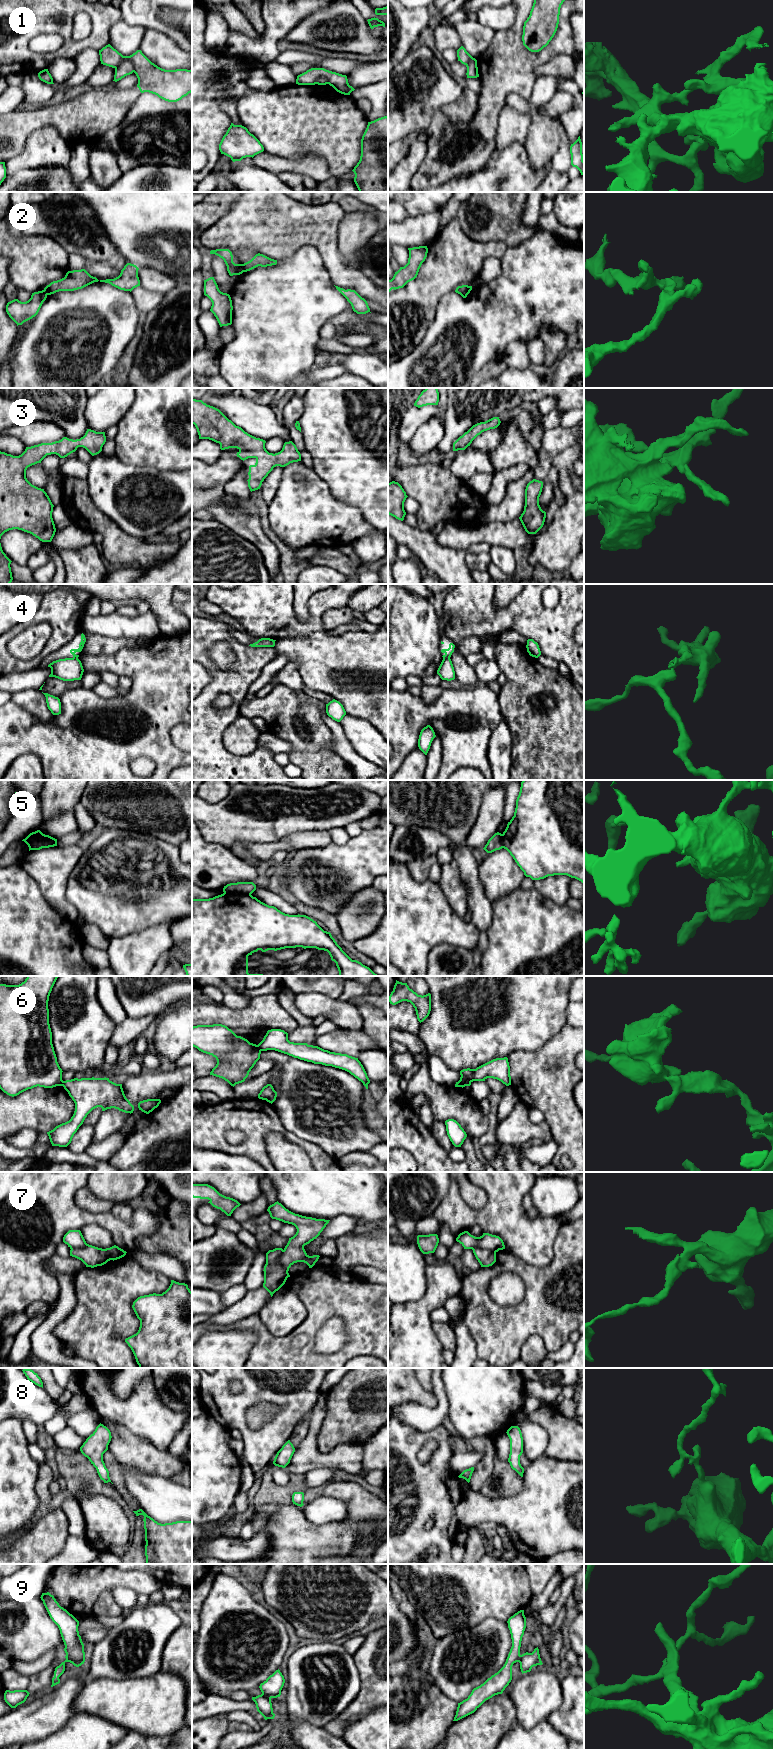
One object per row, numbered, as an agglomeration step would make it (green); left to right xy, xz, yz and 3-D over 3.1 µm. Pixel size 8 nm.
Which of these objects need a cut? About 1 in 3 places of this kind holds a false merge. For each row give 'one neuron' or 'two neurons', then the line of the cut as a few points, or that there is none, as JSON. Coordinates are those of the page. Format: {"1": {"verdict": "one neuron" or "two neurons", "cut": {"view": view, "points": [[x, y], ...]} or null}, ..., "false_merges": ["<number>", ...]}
{"1": {"verdict": "two neurons", "cut": {"view": "xy", "points": [[115, 68], [122, 61], [128, 60], [132, 64], [134, 71]]}}, "2": {"verdict": "two neurons", "cut": {"view": "xz", "points": [[241, 264], [243, 271]]}}, "3": {"verdict": "one neuron", "cut": null}, "4": {"verdict": "two neurons", "cut": {"view": "yz", "points": [[443, 657], [449, 658]]}}, "5": {"verdict": "two neurons", "cut": {"view": "xy", "points": [[49, 837], [46, 843], [35, 844], [33, 849]]}}, "6": {"verdict": "two neurons", "cut": {"view": "xz", "points": [[257, 1045], [261, 1050]]}}, "7": {"verdict": "two neurons", "cut": {"view": "xz", "points": [[282, 1250], [278, 1264], [287, 1272]]}}, "8": {"verdict": "one neuron", "cut": null}, "9": {"verdict": "one neuron", "cut": null}, "false_merges": ["1", "2", "4", "5", "6", "7"]}

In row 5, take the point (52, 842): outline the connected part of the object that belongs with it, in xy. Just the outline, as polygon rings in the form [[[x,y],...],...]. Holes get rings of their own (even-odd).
[[[46,835],[49,840],[48,840],[48,843],[45,844],[45,845],[38,845],[38,844],[35,844],[34,845],[34,850],[40,850],[42,848],[49,848],[49,847],[54,847],[54,846],[57,846],[57,839],[49,836],[49,835]]]

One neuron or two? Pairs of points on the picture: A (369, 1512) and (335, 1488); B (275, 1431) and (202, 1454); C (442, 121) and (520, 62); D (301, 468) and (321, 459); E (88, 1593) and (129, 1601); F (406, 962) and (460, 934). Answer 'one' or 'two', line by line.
A: one
B: two
C: one
D: two
E: two
F: one

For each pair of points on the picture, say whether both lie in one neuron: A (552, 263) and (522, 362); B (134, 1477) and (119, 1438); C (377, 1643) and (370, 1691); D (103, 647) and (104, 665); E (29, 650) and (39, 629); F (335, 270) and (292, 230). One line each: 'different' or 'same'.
A: different
B: different
C: same
D: different
E: same
F: same

